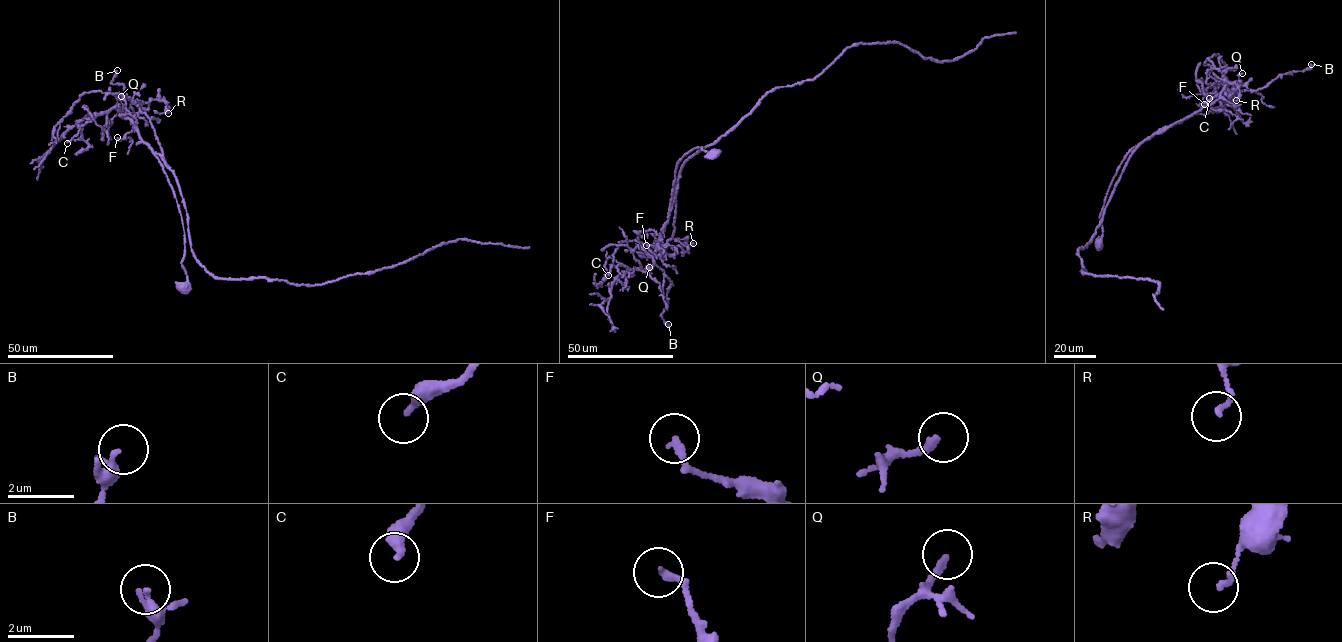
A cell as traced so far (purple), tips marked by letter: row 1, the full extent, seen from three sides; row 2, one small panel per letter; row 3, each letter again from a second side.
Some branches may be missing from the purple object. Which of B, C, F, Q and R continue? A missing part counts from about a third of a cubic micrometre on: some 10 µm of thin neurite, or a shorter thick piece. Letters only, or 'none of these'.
Q

